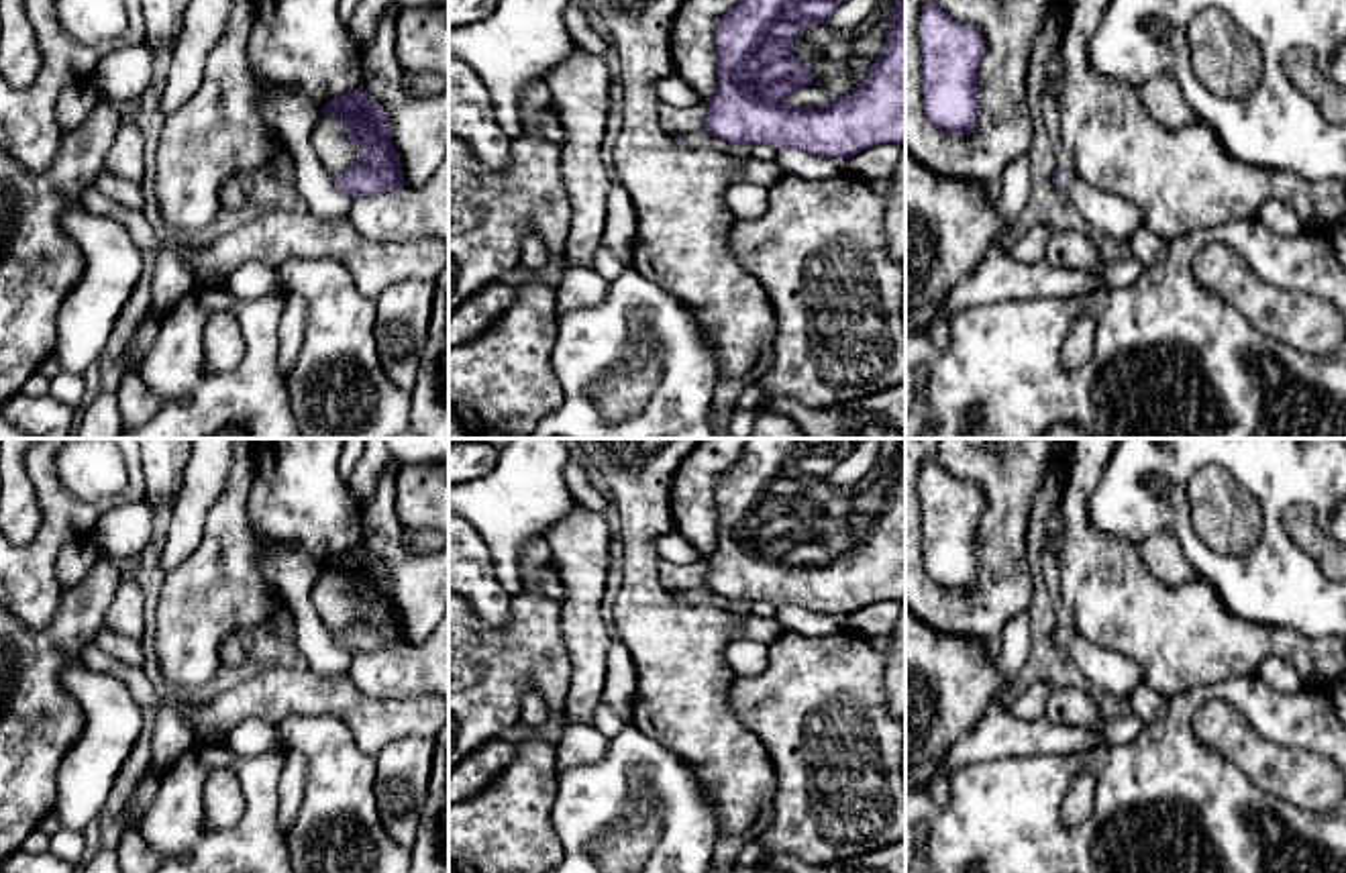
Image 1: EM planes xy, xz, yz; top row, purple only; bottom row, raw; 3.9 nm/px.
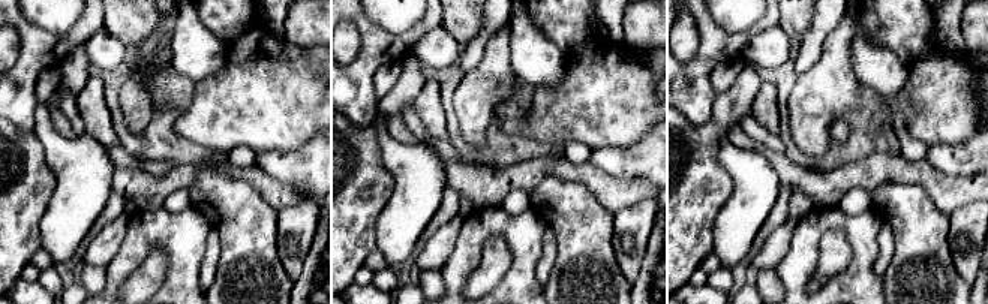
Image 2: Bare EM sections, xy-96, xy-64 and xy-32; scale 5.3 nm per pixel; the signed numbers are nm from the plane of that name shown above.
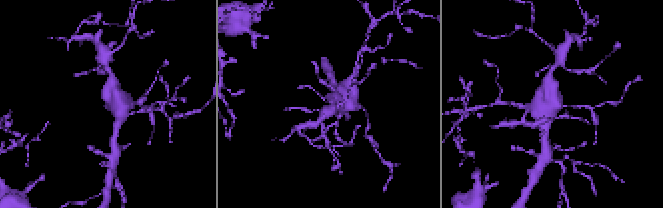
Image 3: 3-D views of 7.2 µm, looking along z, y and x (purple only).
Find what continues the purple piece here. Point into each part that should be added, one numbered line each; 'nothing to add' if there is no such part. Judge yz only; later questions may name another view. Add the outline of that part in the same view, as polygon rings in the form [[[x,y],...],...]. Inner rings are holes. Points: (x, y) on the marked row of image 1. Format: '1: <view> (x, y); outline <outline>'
1: yz (1110, 215); outline [[[1063,169],[1063,190],[1095,233],[1128,243],[1144,226],[1142,212],[1132,202],[1085,184],[1075,171]]]

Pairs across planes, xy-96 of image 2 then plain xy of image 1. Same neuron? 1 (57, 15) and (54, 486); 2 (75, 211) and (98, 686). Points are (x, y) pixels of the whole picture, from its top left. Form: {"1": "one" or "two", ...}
{"1": "two", "2": "one"}

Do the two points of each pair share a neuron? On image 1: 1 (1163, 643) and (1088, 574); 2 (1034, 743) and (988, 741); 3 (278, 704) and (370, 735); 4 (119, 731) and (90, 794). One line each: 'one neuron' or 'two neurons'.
1: one neuron
2: one neuron
3: one neuron
4: one neuron

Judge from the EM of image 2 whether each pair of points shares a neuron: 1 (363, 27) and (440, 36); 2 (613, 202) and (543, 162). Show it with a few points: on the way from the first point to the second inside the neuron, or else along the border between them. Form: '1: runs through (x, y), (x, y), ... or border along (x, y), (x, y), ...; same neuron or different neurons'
1: border along (440, 24), (426, 32), (408, 51); different neurons
2: runs through (597, 184), (585, 172), (570, 172), (561, 166); same neuron

